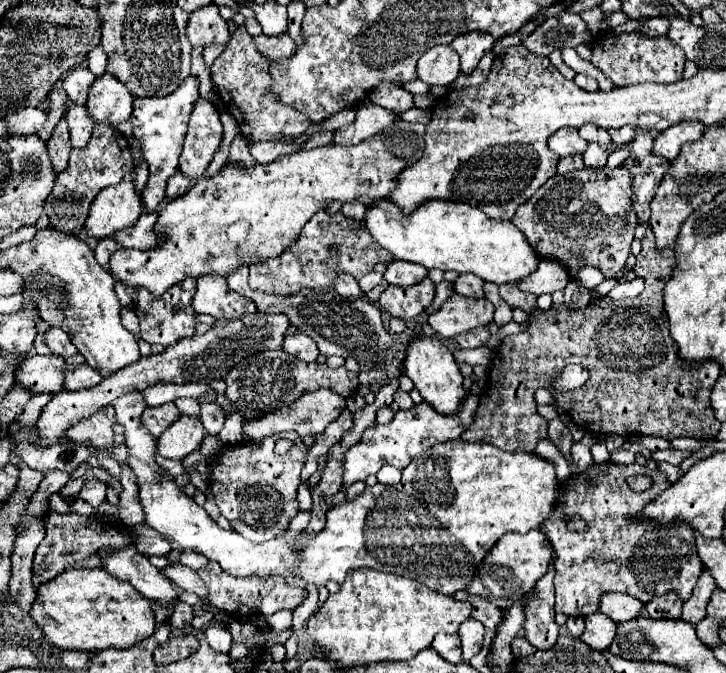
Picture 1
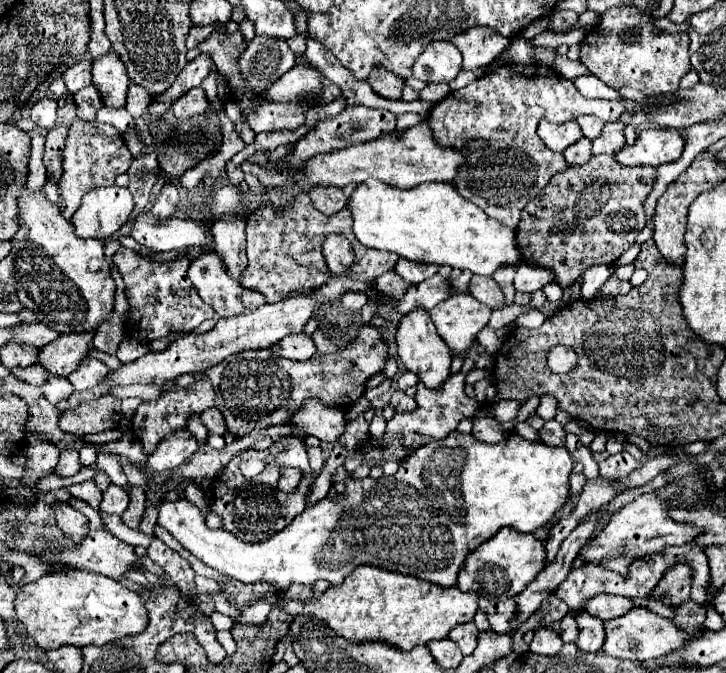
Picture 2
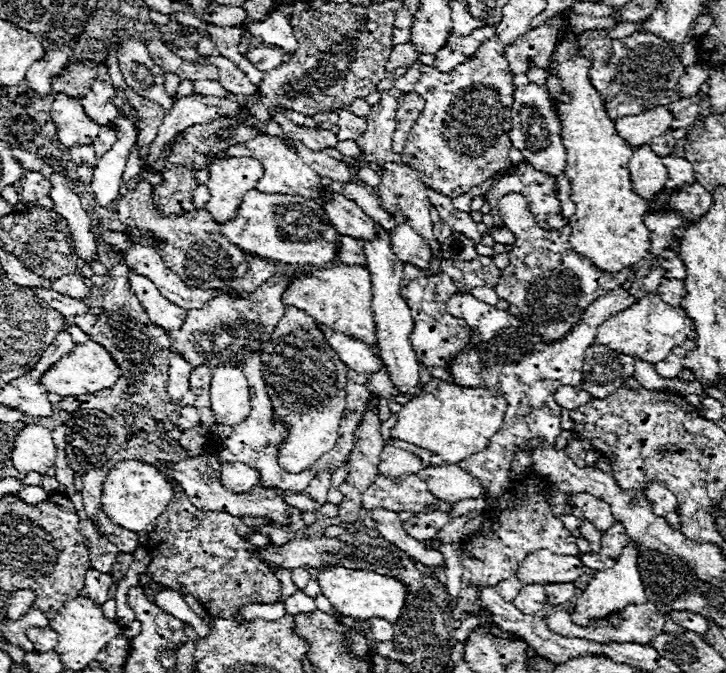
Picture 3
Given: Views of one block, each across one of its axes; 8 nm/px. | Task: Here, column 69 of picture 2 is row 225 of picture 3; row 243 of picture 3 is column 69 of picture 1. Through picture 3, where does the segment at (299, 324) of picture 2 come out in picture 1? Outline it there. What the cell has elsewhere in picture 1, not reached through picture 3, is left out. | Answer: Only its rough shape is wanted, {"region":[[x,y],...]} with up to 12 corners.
{"region":[[286,314],[220,318],[206,334],[60,390],[38,418],[40,446],[116,398],[160,382],[220,380],[278,350]]}

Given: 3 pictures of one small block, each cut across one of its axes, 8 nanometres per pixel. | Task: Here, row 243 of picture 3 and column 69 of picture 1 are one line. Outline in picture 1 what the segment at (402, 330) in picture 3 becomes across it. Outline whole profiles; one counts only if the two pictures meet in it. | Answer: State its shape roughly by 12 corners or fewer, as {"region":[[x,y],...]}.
{"region":[[88,364],[66,368],[66,390],[94,388],[102,374]]}

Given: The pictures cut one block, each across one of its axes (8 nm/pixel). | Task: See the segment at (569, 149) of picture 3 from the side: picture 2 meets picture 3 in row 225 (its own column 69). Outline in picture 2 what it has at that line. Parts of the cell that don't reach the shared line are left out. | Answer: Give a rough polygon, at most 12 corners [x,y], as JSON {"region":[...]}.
{"region":[[88,570],[14,600],[44,648],[104,646],[148,626],[140,596]]}

